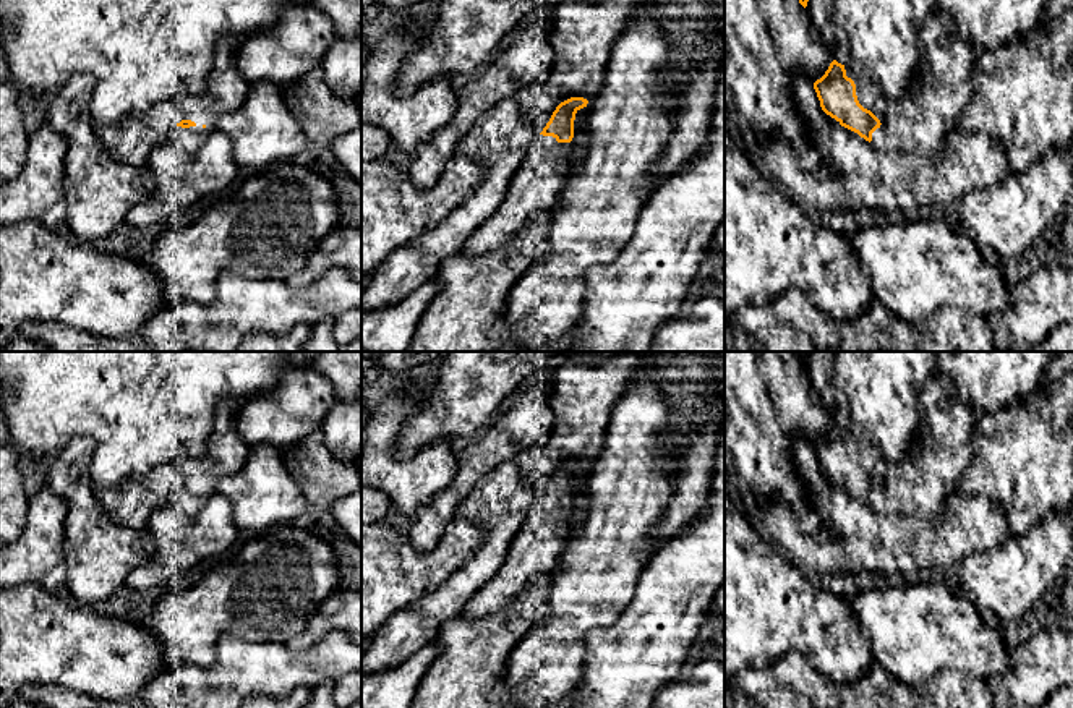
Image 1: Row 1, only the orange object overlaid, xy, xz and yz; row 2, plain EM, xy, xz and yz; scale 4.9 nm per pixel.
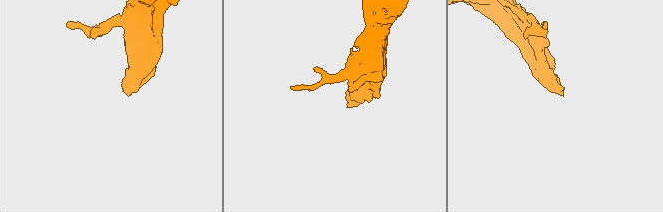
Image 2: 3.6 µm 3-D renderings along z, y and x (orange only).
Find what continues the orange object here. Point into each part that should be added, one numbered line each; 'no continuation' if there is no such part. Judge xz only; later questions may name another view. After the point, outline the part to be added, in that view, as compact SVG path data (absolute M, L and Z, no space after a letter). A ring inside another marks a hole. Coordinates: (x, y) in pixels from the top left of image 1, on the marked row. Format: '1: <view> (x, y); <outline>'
1: xz (537, 185); M536 134L527 159L507 188L504 201L462 246L460 253L483 256L515 238L540 212L553 212L571 173L572 143Z

